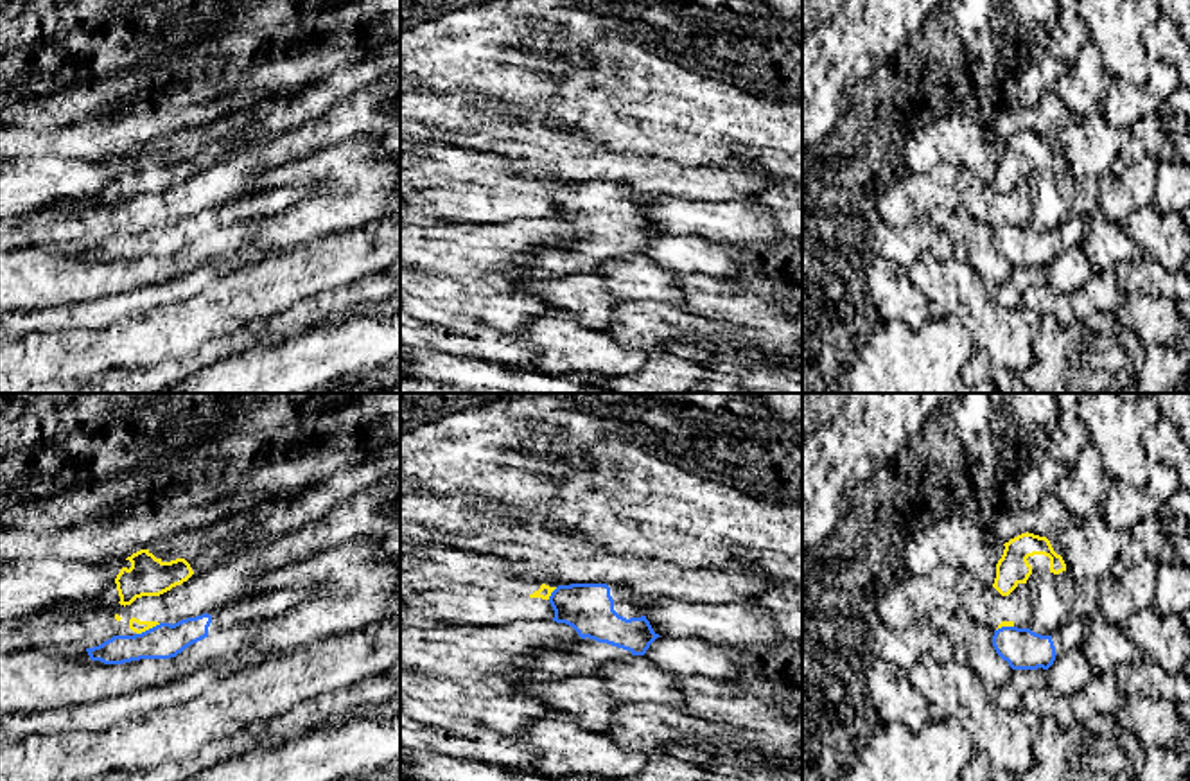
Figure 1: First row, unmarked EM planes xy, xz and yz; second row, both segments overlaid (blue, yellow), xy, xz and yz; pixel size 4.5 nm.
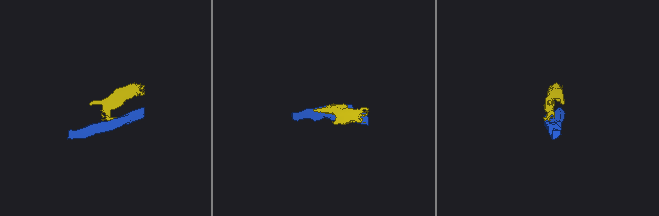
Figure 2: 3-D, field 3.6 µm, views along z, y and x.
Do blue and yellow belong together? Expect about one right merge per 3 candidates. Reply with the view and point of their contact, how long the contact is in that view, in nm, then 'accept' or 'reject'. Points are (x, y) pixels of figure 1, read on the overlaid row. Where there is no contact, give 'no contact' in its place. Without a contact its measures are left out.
contact xy (149, 629); length 120 nm; reject

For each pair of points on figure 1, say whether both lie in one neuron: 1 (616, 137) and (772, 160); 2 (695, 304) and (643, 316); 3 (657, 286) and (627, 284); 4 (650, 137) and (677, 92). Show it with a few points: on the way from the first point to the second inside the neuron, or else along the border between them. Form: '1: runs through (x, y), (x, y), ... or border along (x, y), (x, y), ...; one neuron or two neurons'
1: border along (729, 146), (778, 148), (781, 151); two neurons
2: border along (688, 309), (727, 324); two neurons
3: runs through (650, 284), (634, 284); one neuron
4: border along (652, 119), (697, 137); two neurons

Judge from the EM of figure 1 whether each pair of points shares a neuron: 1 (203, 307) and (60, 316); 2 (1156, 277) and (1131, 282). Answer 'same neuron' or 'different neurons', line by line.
1: different neurons
2: same neuron

